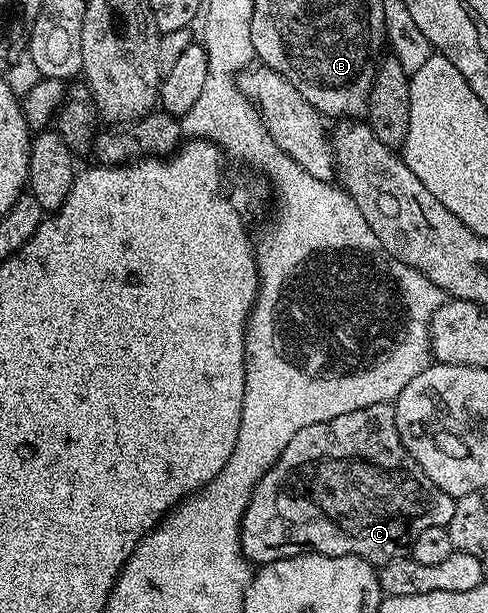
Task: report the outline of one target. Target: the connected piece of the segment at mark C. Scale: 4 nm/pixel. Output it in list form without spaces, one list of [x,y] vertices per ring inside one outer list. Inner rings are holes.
[[[394,404],[361,407],[361,411],[337,415],[337,419],[301,427],[301,431],[289,439],[289,447],[281,451],[273,467],[251,491],[249,507],[243,516],[243,556],[259,567],[306,553],[353,555],[372,563],[392,561],[410,550],[413,539],[417,539],[421,531],[447,526],[453,516],[455,500],[421,471],[405,443],[401,443]]]

